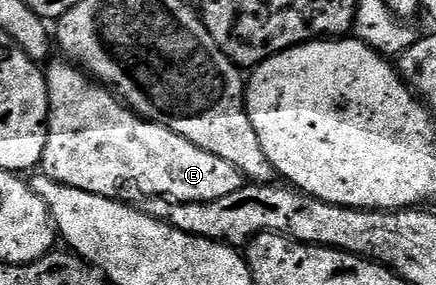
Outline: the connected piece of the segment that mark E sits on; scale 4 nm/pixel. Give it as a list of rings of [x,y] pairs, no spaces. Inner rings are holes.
[[[65,60],[57,61],[51,61],[44,70],[50,105],[50,116],[46,119],[46,143],[40,163],[45,177],[105,198],[117,199],[125,190],[131,190],[142,198],[169,198],[171,202],[220,200],[220,196],[232,196],[232,192],[244,185],[242,173],[232,168],[228,160],[220,160],[220,156],[212,156],[212,152],[196,148],[196,144],[184,140],[184,136],[158,122],[147,122],[77,66]]]

